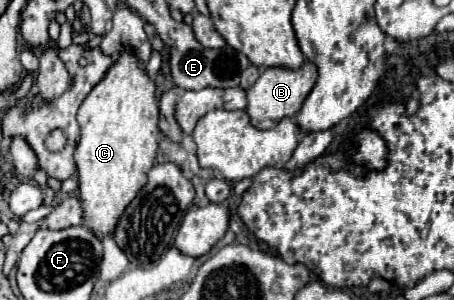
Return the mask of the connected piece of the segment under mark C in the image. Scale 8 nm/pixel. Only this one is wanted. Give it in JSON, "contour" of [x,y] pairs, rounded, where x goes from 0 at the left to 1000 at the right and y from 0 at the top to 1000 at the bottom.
{"contour":[[[269,163],[260,177],[256,210],[233,237],[229,263],[194,310],[194,323],[172,363],[172,410],[176,463],[163,510],[163,537],[172,550],[185,730],[194,730],[194,757],[203,757],[211,783],[229,790],[247,777],[247,757],[256,757],[256,730],[273,710],[273,690],[300,657],[300,637],[308,637],[308,623],[322,610],[322,577],[339,543],[352,457],[344,283],[308,223],[308,197],[291,183],[291,163]]]}

